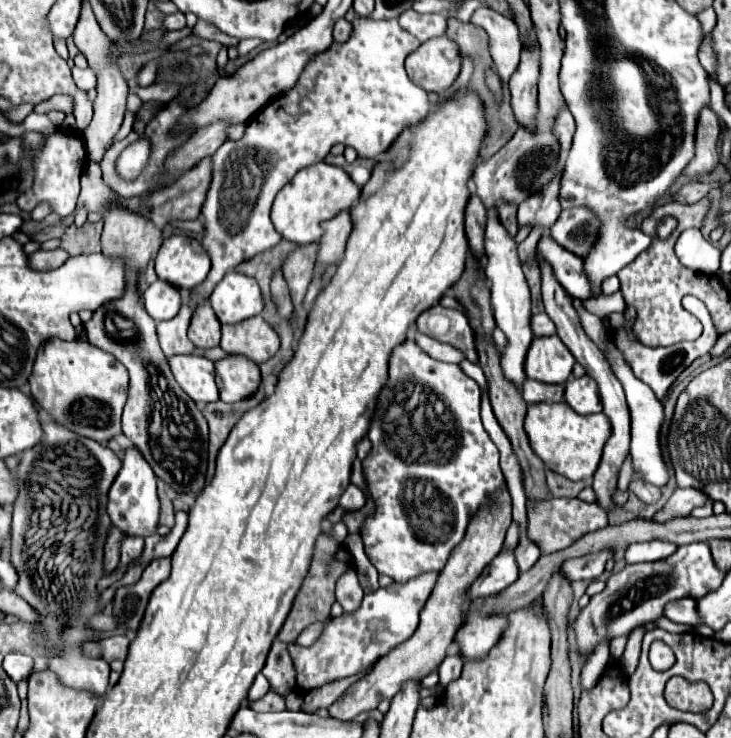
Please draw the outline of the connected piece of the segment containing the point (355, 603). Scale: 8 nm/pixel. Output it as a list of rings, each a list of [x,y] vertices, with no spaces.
[[[349,571],[349,573],[345,573],[345,575],[339,577],[335,595],[337,595],[337,601],[341,603],[343,611],[345,611],[345,613],[351,613],[351,611],[355,611],[355,609],[361,605],[365,593],[363,593],[363,589],[359,587],[357,575],[351,575],[351,571]]]

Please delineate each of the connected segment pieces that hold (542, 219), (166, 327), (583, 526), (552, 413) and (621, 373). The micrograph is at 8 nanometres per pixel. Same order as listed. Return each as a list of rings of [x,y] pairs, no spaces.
[[[555,179],[549,187],[545,187],[537,197],[523,201],[517,213],[519,227],[525,227],[525,225],[541,227],[547,233],[561,213],[557,195],[559,195],[559,179]]]
[[[181,291],[181,311],[173,319],[157,323],[159,343],[167,357],[195,351],[195,345],[187,337],[187,327],[189,327],[191,315],[193,315],[191,291]]]
[[[551,497],[551,499],[545,499],[543,503],[535,503],[535,499],[529,499],[527,517],[529,517],[527,535],[545,555],[569,547],[585,533],[607,527],[607,513],[597,503],[585,503],[579,499],[555,499],[555,497]]]
[[[537,403],[527,411],[525,431],[533,451],[551,471],[565,475],[571,481],[583,481],[593,477],[597,471],[603,445],[611,437],[611,423],[603,413],[583,417],[575,413],[567,403]]]
[[[609,339],[609,355],[607,361],[611,363],[611,369],[615,373],[615,377],[621,381],[623,389],[625,389],[625,397],[629,403],[629,411],[631,411],[631,443],[630,455],[633,461],[633,471],[636,477],[651,483],[658,487],[662,487],[667,483],[667,469],[661,457],[661,449],[659,449],[659,429],[661,429],[661,421],[663,421],[663,405],[661,401],[655,397],[655,393],[643,383],[639,381],[631,367],[623,361],[623,355],[619,353],[619,349],[613,345],[613,341]]]

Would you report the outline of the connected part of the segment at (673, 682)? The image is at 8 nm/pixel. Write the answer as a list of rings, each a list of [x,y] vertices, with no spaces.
[[[671,677],[665,687],[665,699],[671,707],[683,709],[683,711],[707,711],[713,703],[711,689],[703,681],[691,683],[689,679],[683,677]]]

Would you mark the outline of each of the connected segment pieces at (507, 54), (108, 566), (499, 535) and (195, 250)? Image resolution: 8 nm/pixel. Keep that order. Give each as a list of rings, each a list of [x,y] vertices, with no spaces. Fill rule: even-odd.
[[[479,7],[473,13],[471,23],[487,31],[497,73],[503,81],[509,81],[509,77],[519,65],[519,53],[521,53],[519,29],[515,27],[515,21],[499,15],[489,7]]]
[[[111,529],[107,541],[105,541],[105,557],[103,557],[103,569],[105,573],[111,573],[119,567],[119,543],[125,535],[119,529]]]
[[[501,491],[497,495],[497,505],[489,511],[479,511],[479,515],[469,523],[465,539],[455,547],[451,553],[451,559],[447,561],[445,569],[439,573],[439,579],[435,583],[435,589],[431,597],[427,599],[423,613],[421,613],[421,623],[411,639],[407,643],[401,643],[391,651],[391,655],[385,655],[379,659],[373,669],[355,681],[331,707],[329,715],[339,721],[351,721],[363,711],[377,709],[377,705],[383,699],[393,699],[397,691],[403,687],[403,683],[409,681],[421,681],[427,677],[431,671],[439,667],[439,663],[447,657],[447,649],[457,633],[457,629],[465,623],[465,613],[469,605],[469,589],[473,581],[483,573],[483,569],[493,561],[493,557],[499,555],[503,549],[505,541],[505,531],[511,525],[511,497],[507,491]]]
[[[171,235],[163,241],[157,257],[155,271],[159,279],[175,285],[177,289],[193,289],[205,281],[211,269],[207,249],[195,237]]]

